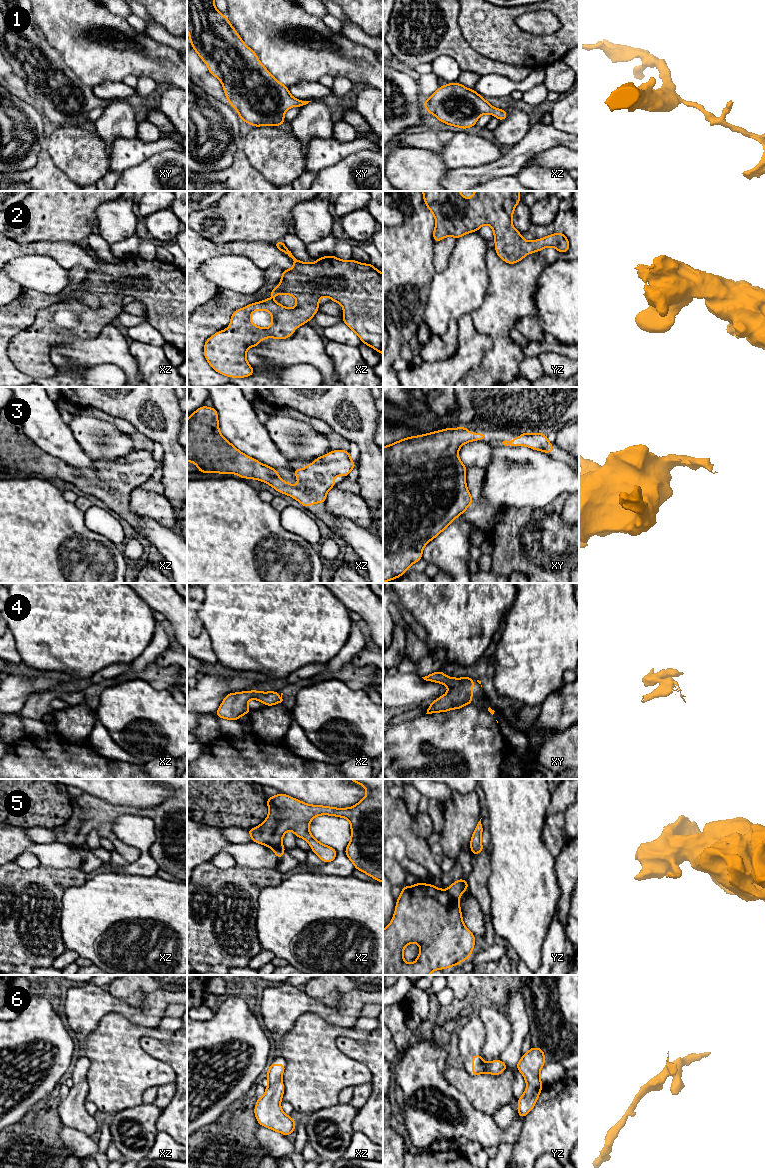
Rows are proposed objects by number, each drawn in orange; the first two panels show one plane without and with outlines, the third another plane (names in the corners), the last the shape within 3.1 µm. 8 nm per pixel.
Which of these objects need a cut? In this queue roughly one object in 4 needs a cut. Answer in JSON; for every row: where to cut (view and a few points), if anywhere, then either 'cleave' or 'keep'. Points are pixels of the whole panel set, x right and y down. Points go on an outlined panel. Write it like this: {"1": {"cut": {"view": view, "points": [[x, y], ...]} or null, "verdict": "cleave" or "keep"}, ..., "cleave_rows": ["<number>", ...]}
{"1": {"cut": null, "verdict": "keep"}, "2": {"cut": null, "verdict": "keep"}, "3": {"cut": null, "verdict": "keep"}, "4": {"cut": null, "verdict": "keep"}, "5": {"cut": {"view": "yz", "points": [[446, 891], [457, 901]]}, "verdict": "cleave"}, "6": {"cut": null, "verdict": "keep"}, "cleave_rows": ["5"]}

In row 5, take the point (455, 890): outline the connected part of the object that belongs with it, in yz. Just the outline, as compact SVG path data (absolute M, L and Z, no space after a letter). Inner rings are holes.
M461 878L451 884L447 892L452 899L458 901L465 890L468 890L468 880L465 881Z

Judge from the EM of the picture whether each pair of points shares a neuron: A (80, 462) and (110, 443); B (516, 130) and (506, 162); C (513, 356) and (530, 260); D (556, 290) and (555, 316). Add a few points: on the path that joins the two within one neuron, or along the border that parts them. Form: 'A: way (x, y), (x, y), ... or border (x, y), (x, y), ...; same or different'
A: border (74, 437), (81, 448), (93, 459); different
B: border (528, 130), (511, 147); different
C: way (503, 332), (503, 304), (515, 284); same
D: way (556, 296), (556, 310); same

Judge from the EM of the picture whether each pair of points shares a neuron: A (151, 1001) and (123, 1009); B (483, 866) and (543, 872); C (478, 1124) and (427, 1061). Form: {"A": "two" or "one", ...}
{"A": "one", "B": "two", "C": "one"}

